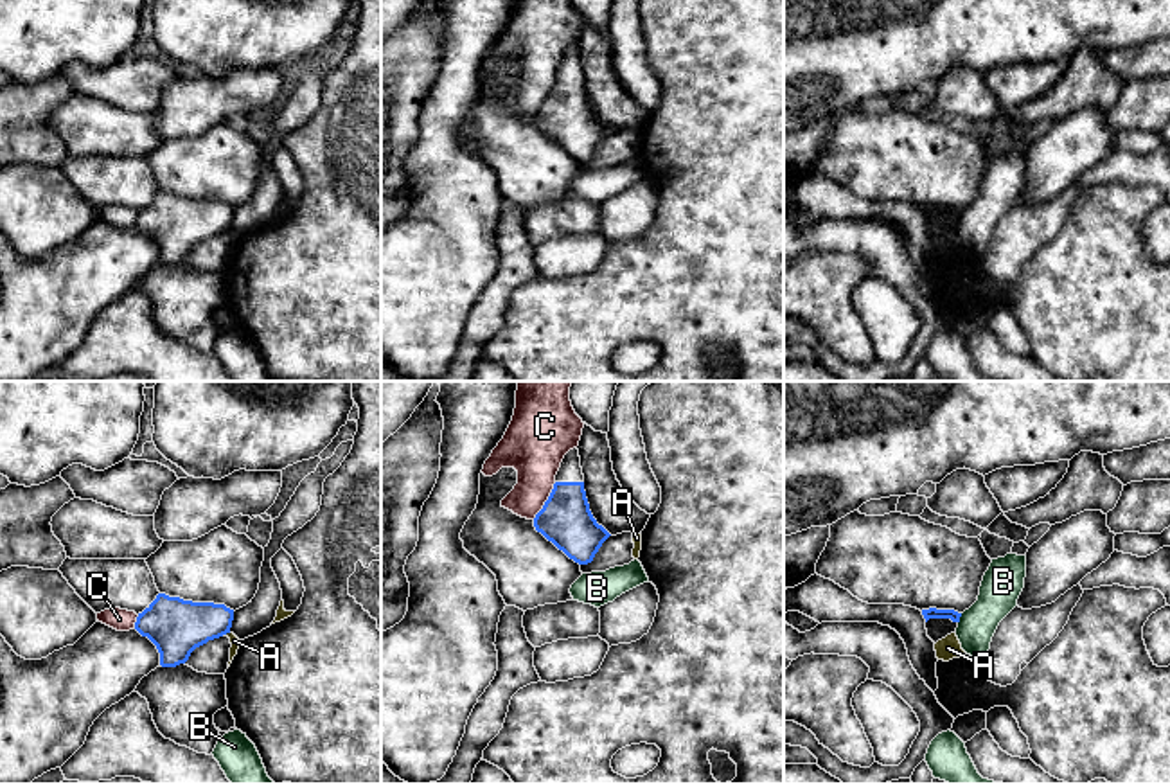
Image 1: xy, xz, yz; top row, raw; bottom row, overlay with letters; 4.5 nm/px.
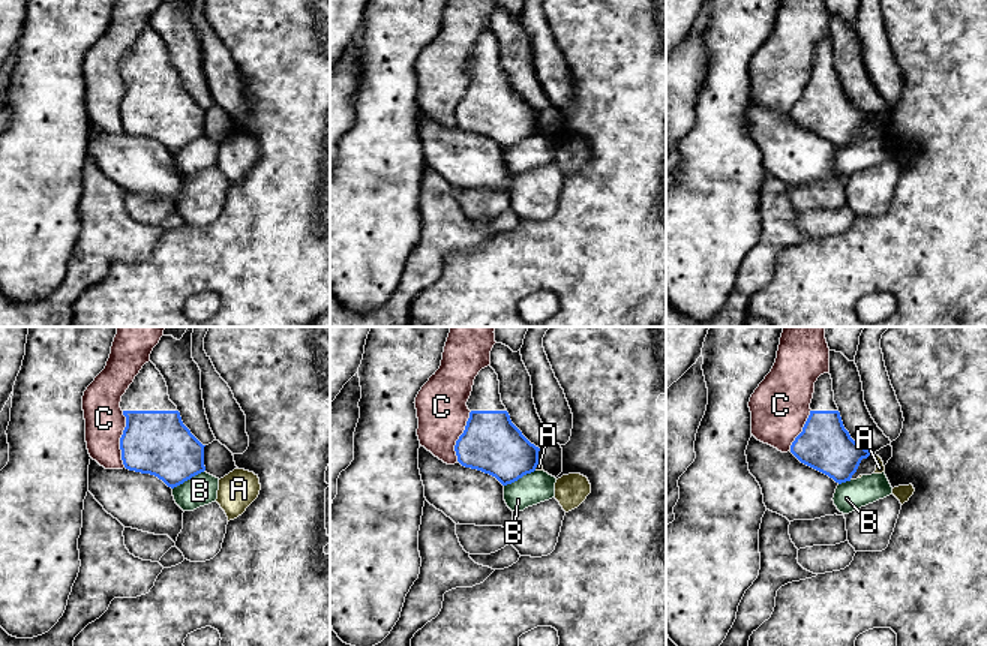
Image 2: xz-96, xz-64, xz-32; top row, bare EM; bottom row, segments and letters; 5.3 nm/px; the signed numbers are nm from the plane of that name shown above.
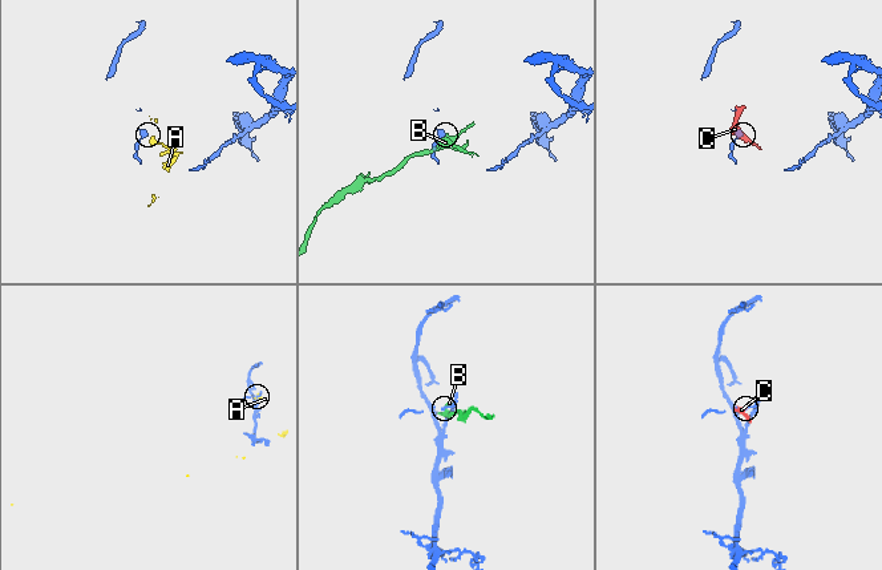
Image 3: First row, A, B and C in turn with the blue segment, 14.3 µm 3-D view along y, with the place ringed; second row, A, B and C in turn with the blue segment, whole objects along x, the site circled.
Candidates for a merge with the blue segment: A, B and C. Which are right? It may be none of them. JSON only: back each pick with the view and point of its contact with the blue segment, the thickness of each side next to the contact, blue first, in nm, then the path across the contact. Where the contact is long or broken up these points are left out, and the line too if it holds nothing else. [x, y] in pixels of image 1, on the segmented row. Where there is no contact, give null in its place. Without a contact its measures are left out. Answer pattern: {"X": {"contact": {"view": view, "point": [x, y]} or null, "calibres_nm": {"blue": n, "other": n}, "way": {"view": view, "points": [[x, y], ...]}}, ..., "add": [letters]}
{"add": []}

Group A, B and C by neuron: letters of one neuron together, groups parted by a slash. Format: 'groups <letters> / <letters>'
groups A / B / C

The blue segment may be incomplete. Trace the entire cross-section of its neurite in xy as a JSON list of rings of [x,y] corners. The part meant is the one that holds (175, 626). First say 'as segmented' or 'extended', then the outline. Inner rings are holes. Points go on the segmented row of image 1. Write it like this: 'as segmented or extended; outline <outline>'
as segmented; outline [[[158,593],[137,617],[135,629],[160,653],[162,667],[185,664],[191,653],[230,633],[234,610],[225,604],[192,602]]]

